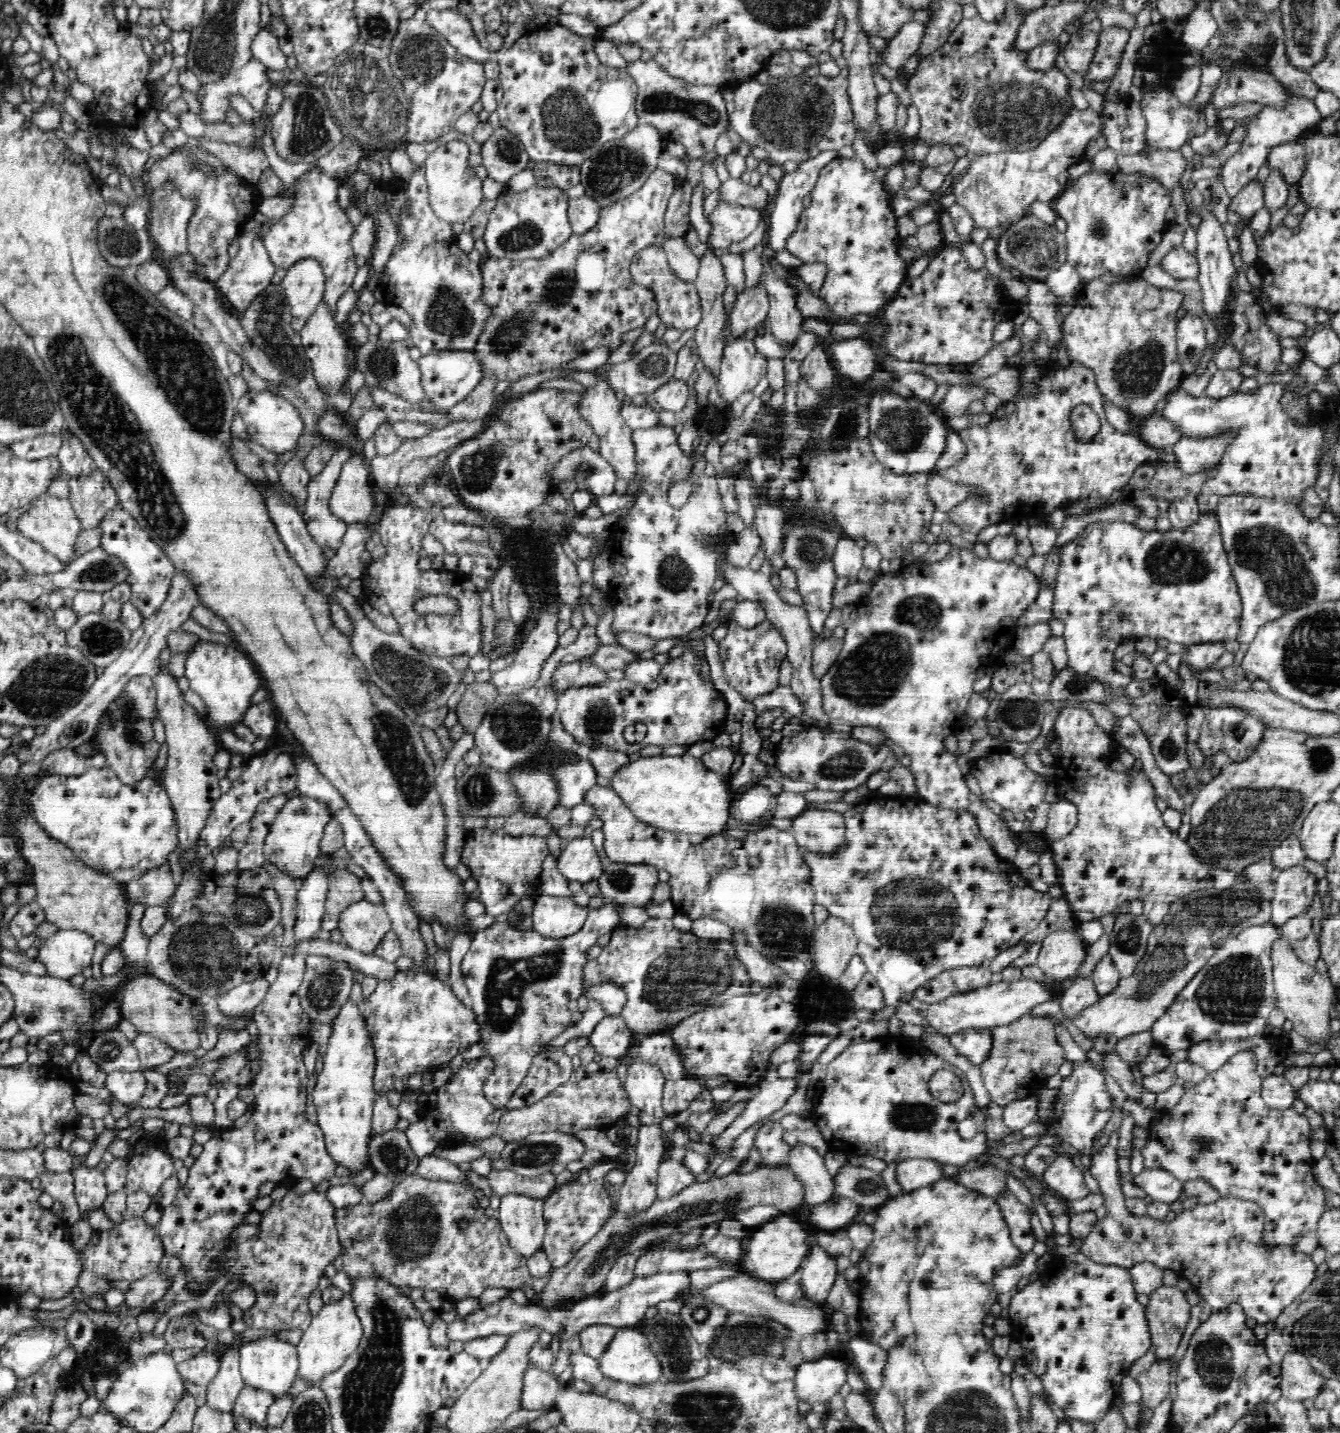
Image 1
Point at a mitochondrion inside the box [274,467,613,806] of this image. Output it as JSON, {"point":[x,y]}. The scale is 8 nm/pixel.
{"point":[416,682]}

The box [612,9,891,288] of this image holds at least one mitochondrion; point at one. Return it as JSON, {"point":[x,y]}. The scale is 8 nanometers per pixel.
{"point":[767,116]}

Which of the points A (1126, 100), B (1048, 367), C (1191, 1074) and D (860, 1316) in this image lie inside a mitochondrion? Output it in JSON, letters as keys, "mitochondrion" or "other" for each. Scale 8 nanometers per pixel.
{"A":"other","B":"other","C":"other","D":"other"}

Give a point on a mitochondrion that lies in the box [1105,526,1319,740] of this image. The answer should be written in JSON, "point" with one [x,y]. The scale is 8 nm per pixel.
{"point":[1168,562]}

